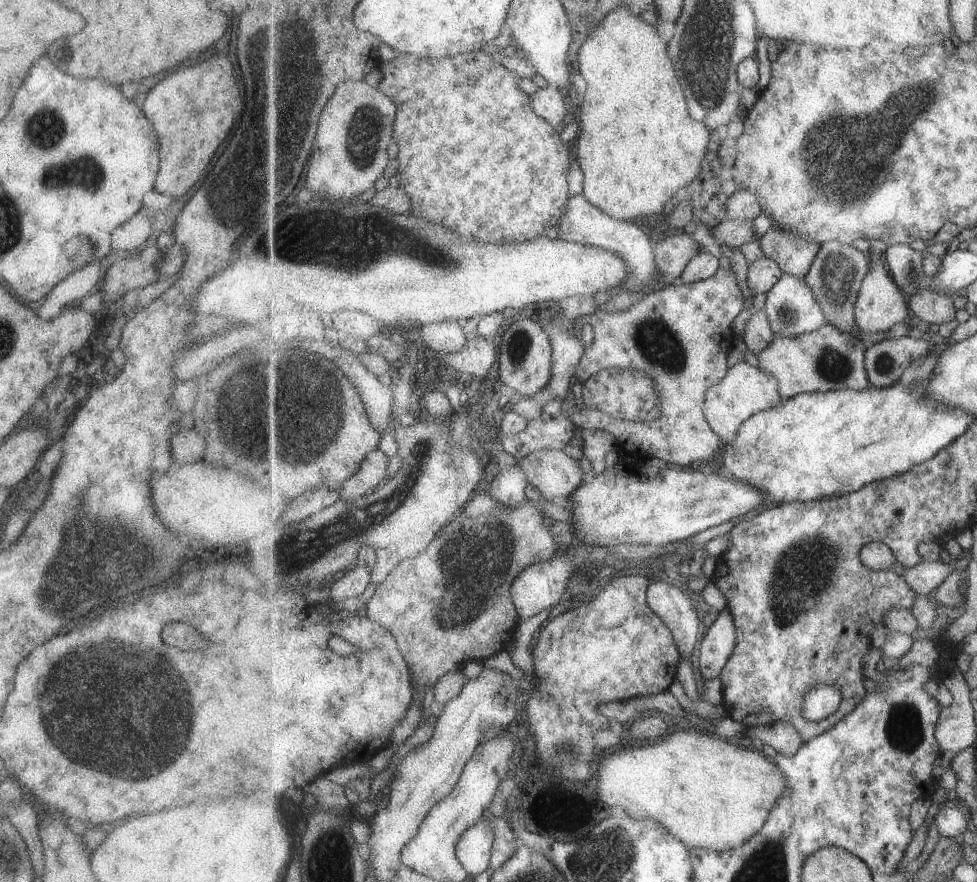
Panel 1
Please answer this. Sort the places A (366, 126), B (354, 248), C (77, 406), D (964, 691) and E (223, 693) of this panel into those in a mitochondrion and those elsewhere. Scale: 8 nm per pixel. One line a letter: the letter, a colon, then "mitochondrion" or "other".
A: mitochondrion
B: mitochondrion
C: other
D: other
E: other

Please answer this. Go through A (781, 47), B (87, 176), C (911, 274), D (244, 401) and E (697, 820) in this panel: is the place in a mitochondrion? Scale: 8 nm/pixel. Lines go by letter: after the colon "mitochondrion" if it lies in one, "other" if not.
A: other
B: mitochondrion
C: mitochondrion
D: mitochondrion
E: other

